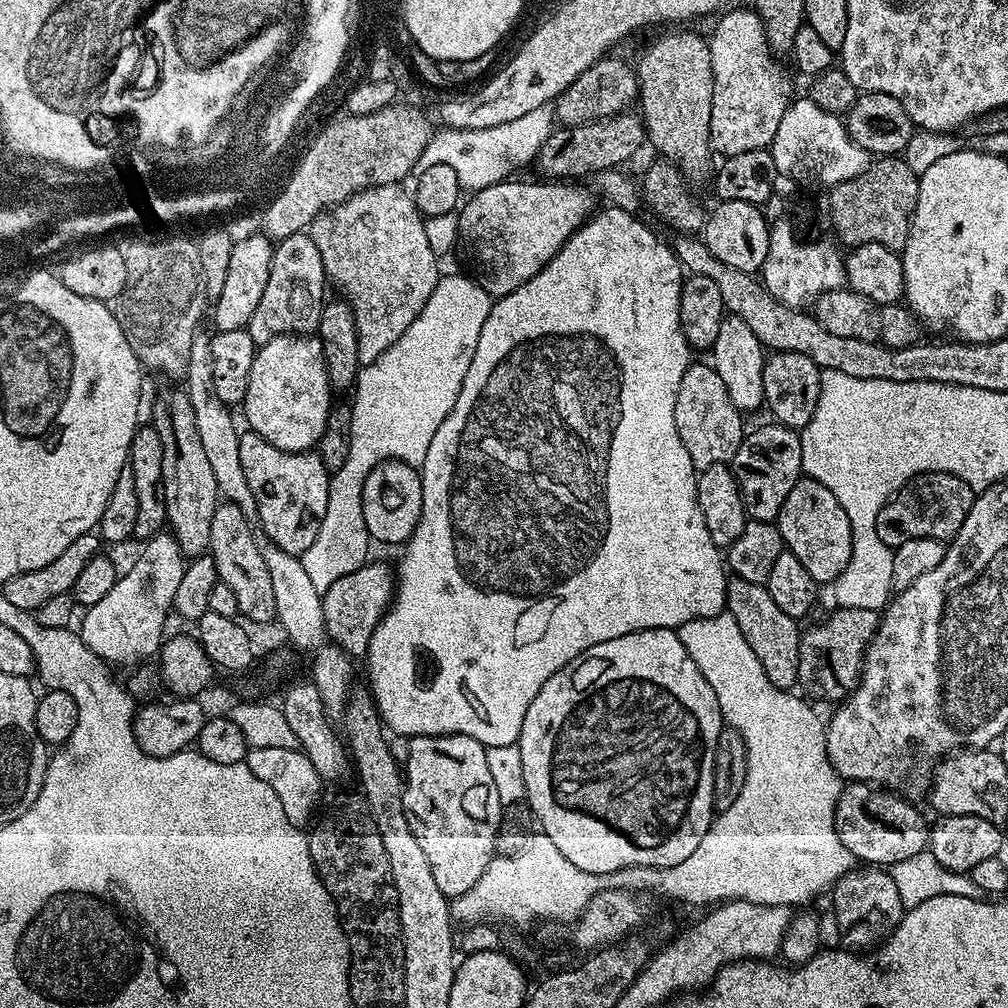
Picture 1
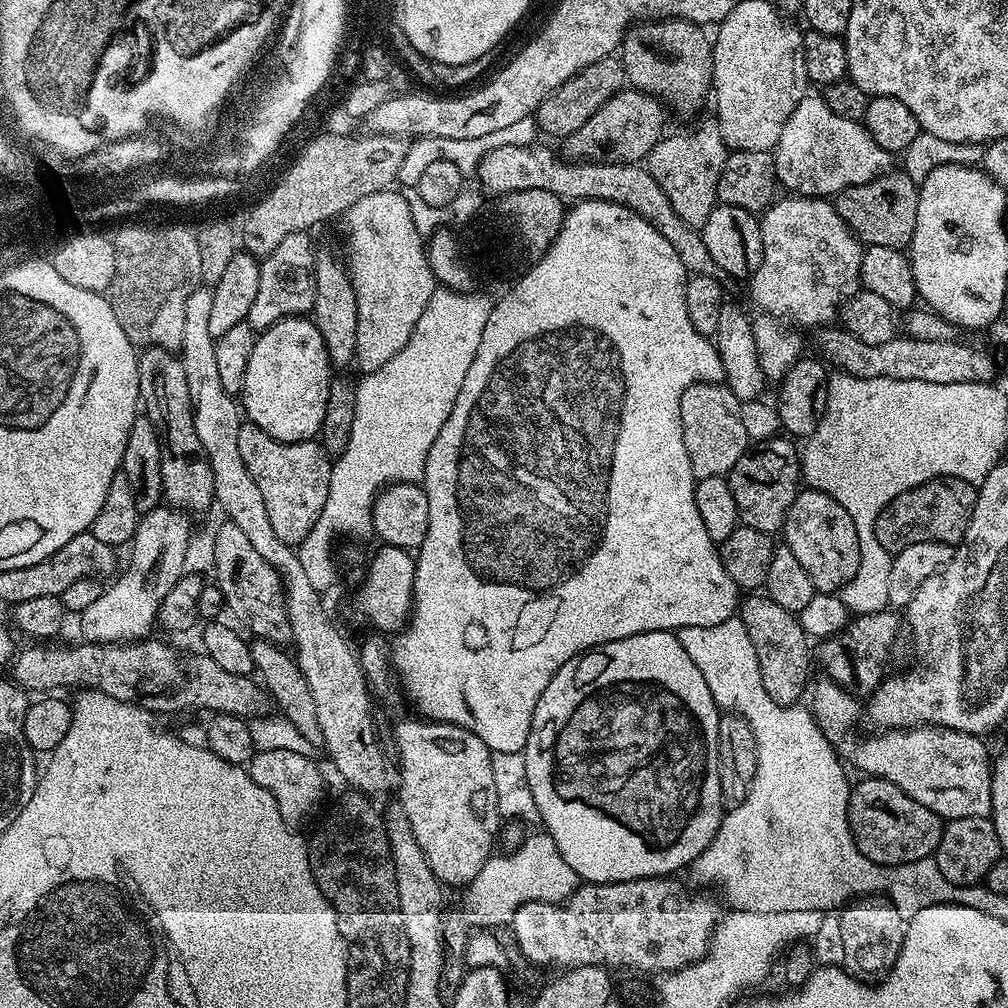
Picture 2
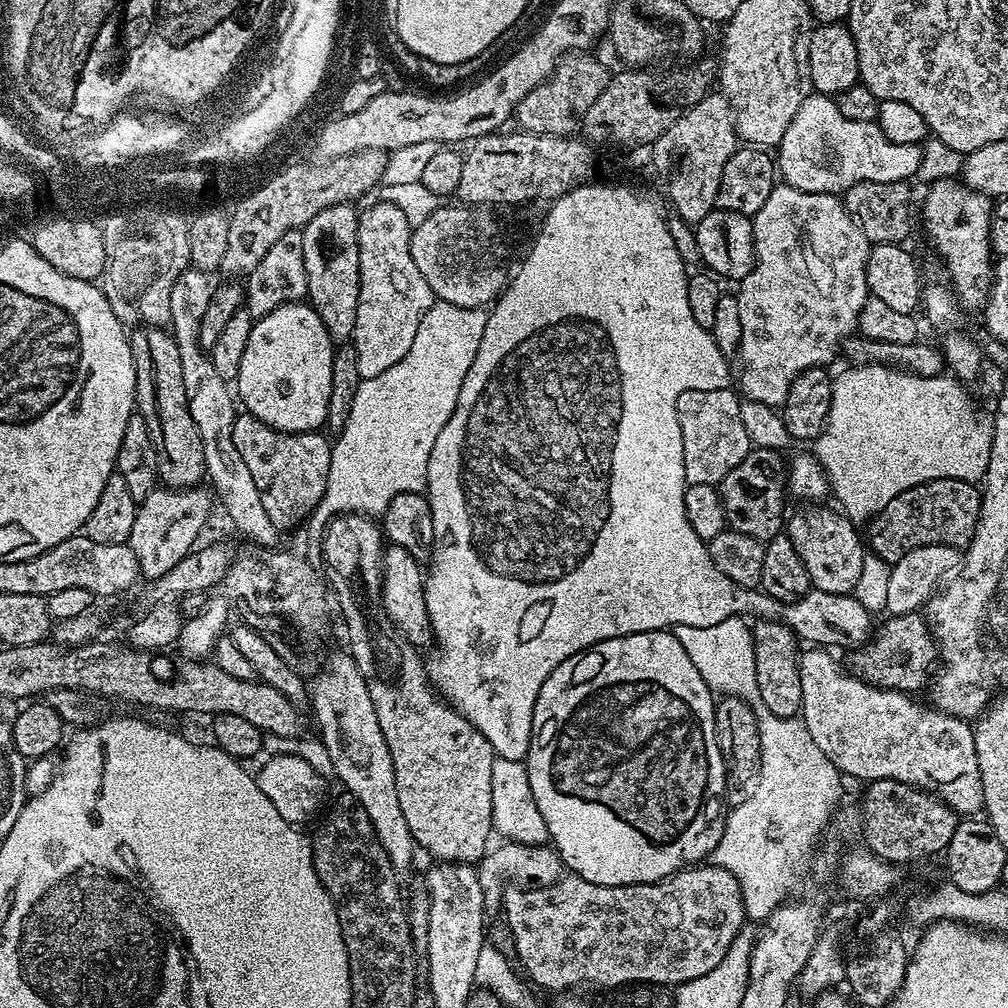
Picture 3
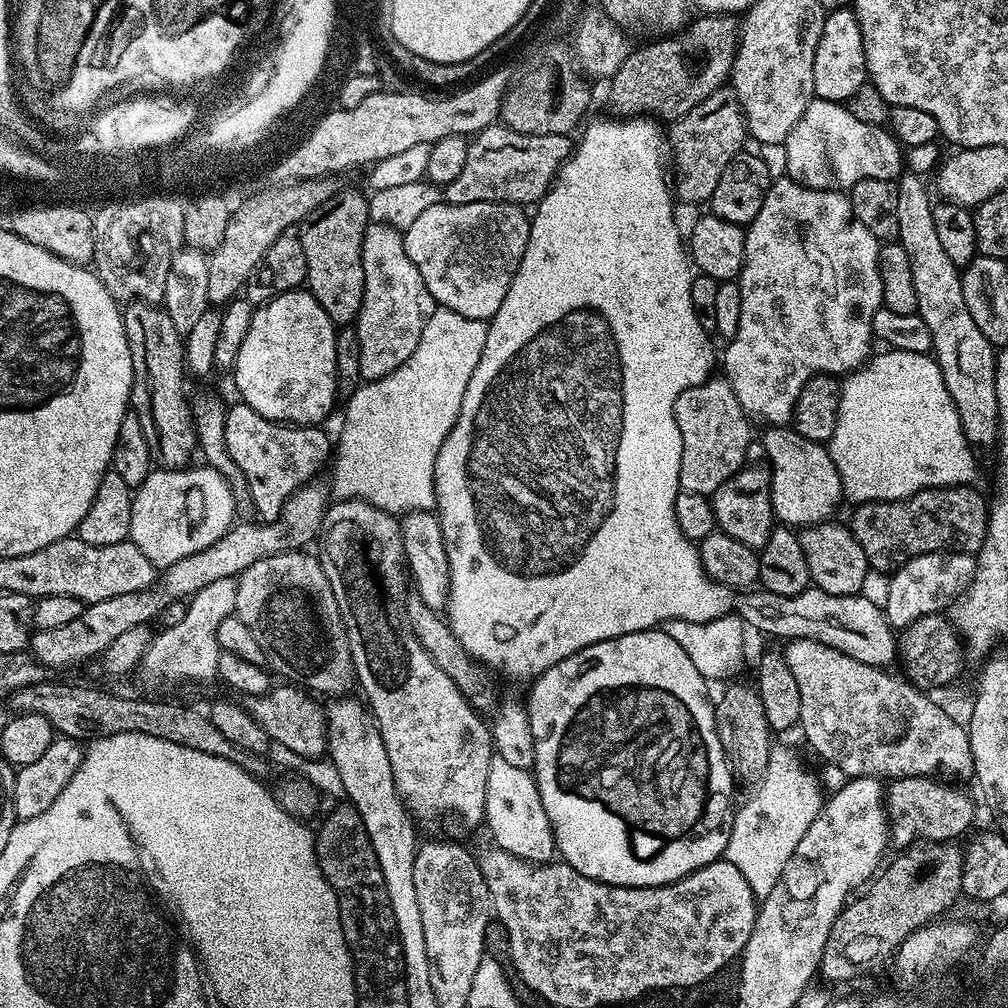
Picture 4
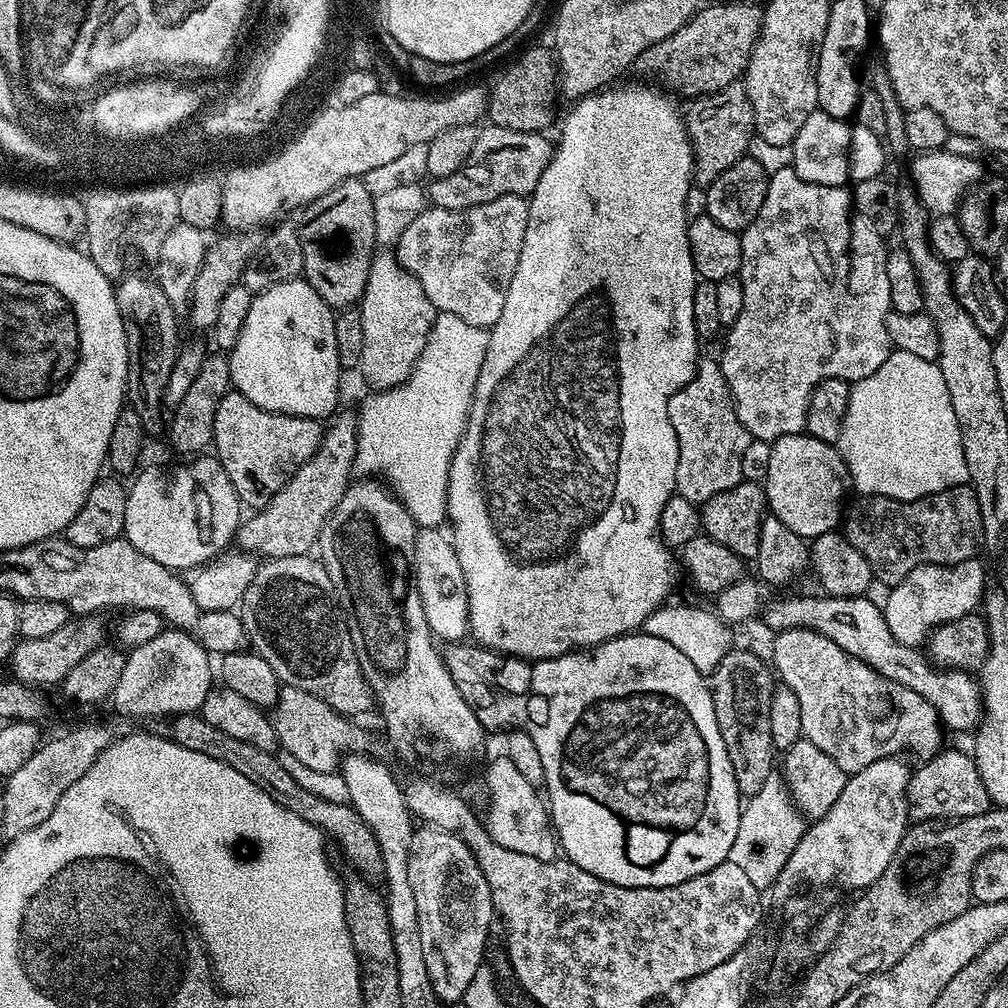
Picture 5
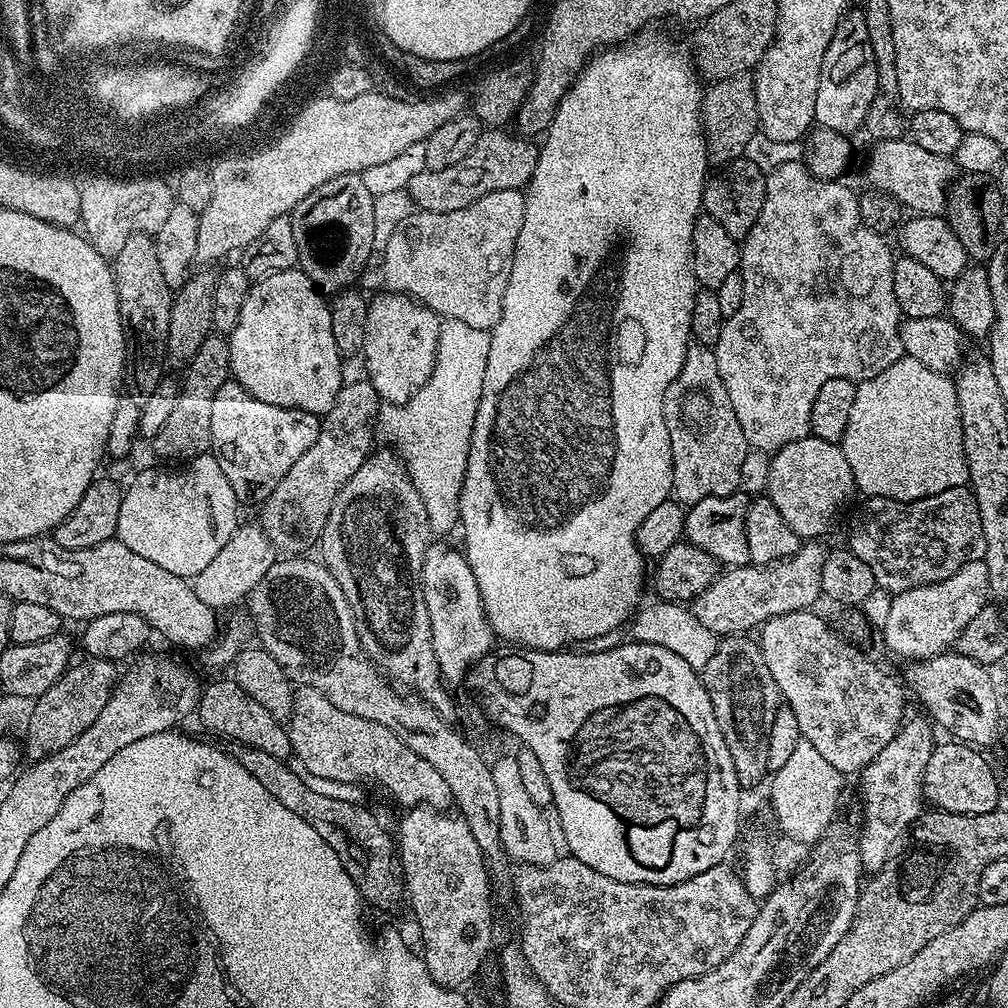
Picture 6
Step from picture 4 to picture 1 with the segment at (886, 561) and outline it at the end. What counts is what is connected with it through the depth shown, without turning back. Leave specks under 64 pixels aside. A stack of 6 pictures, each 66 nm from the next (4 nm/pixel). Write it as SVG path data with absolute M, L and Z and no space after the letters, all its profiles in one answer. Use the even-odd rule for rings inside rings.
M923 472L884 503L876 516L874 531L893 550L910 538L934 538L948 542L958 534L962 522L966 522L973 499L972 488L966 486L962 478L954 478L954 474L945 472Z

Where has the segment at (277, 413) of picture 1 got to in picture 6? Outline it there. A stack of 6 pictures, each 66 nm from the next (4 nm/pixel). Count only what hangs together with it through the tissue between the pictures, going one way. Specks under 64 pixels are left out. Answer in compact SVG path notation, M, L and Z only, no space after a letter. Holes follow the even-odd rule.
M299 267L255 281L242 302L242 314L227 337L231 379L270 406L306 410L321 418L334 406L342 387L342 357L334 346L330 304Z

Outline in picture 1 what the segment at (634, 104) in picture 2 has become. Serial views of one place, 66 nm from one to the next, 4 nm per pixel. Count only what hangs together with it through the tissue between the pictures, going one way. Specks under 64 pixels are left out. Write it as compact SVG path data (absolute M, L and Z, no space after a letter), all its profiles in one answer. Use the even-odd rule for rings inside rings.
M625 110L621 114L606 117L604 120L590 121L584 125L572 127L560 126L542 142L534 161L534 168L541 172L541 177L552 182L572 182L576 176L595 177L598 172L619 169L624 163L646 144L646 129L639 115L631 116Z

